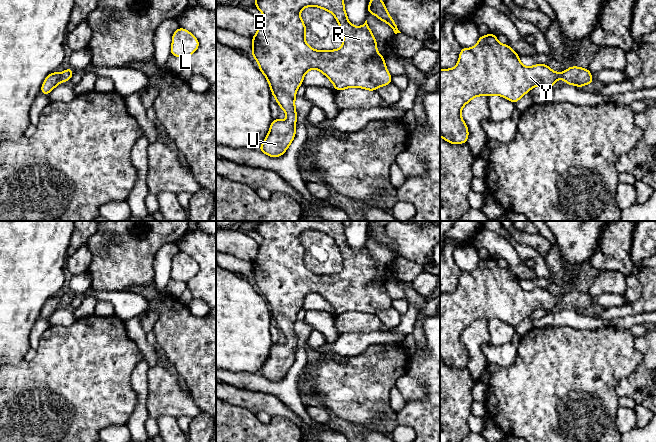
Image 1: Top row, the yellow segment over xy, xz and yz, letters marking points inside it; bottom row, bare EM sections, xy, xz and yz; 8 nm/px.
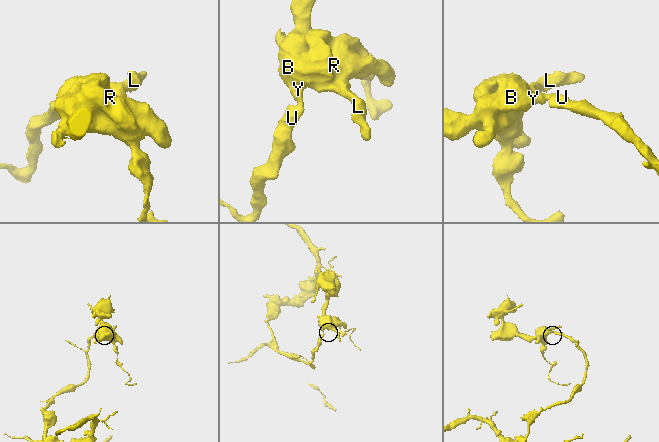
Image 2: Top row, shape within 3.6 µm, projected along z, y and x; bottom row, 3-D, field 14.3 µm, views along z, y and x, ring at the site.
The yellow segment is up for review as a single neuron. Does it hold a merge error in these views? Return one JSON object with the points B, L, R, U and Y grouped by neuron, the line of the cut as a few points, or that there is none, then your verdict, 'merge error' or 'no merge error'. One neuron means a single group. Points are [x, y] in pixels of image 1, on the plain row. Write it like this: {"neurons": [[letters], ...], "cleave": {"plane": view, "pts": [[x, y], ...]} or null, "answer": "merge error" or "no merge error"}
{"neurons": [["B", "L", "R", "U", "Y"]], "cleave": null, "answer": "no merge error"}

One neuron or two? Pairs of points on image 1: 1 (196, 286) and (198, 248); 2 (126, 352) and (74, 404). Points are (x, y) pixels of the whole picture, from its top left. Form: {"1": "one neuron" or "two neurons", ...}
{"1": "one neuron", "2": "one neuron"}

